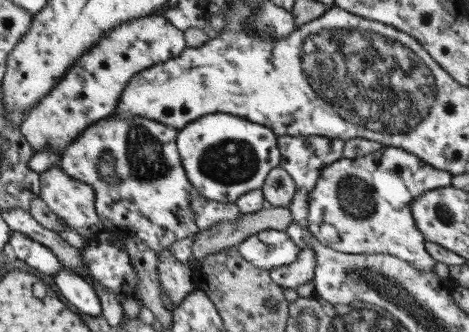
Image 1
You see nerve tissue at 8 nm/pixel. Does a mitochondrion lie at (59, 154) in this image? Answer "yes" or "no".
no

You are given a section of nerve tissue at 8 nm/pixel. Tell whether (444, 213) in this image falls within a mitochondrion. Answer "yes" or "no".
yes

